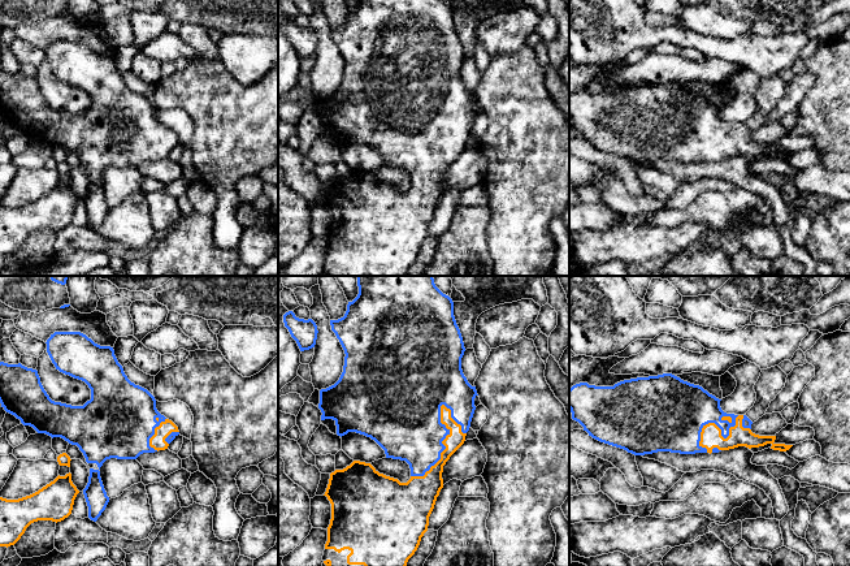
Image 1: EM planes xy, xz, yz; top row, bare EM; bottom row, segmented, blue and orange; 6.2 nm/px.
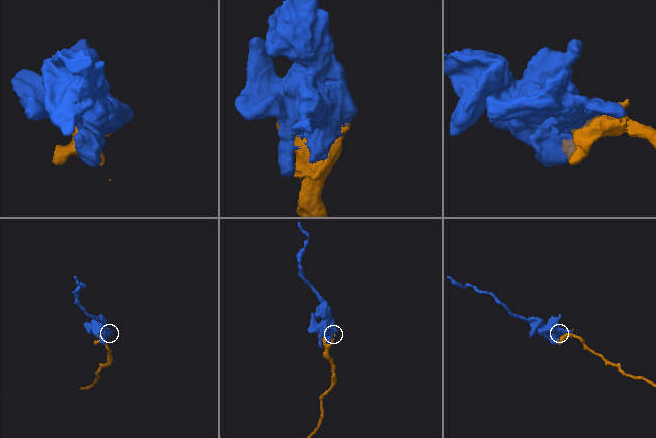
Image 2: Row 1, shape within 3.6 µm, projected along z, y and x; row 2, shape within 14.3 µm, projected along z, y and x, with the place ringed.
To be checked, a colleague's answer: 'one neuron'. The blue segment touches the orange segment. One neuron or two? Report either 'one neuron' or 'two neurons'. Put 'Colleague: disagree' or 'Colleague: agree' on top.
Colleague: agree
one neuron

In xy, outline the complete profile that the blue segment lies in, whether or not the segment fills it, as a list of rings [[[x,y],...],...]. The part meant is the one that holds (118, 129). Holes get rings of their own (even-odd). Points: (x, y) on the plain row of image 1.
[[[55,40],[45,52],[56,78],[84,90],[91,98],[91,108],[83,115],[55,111],[44,99],[36,78],[0,70],[1,116],[23,134],[77,154],[86,170],[96,172],[99,178],[110,167],[136,168],[143,161],[165,159],[179,143],[178,135],[157,120],[155,105],[127,87],[113,56],[100,55],[81,40]]]

